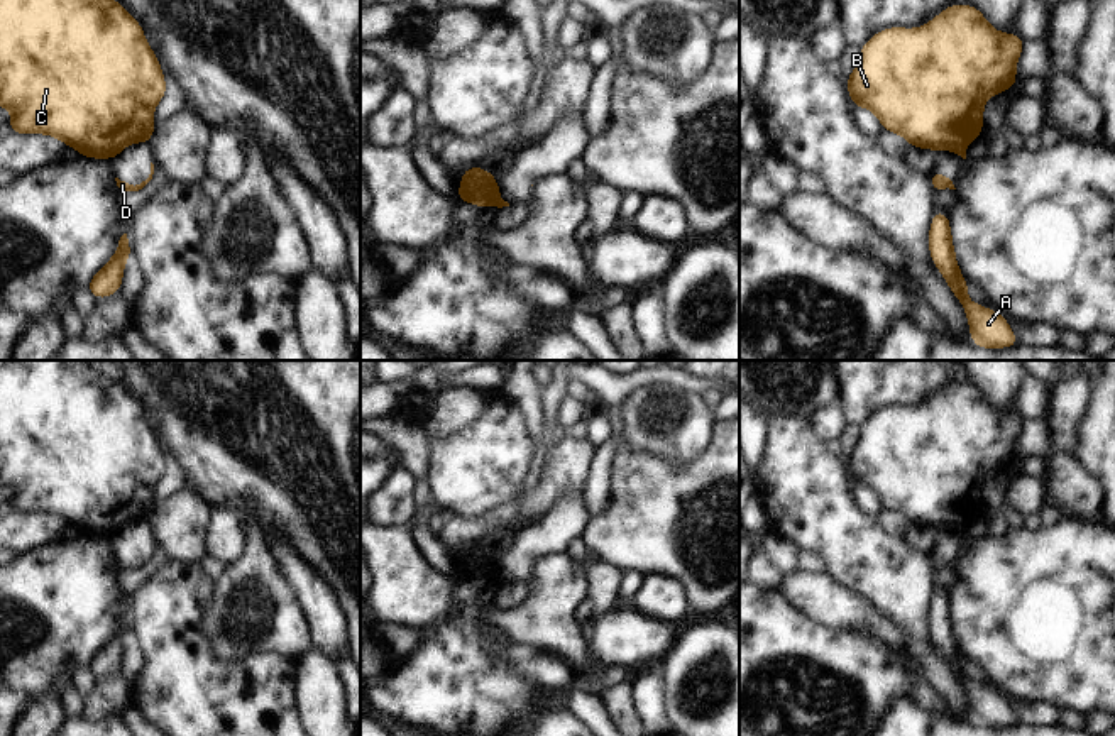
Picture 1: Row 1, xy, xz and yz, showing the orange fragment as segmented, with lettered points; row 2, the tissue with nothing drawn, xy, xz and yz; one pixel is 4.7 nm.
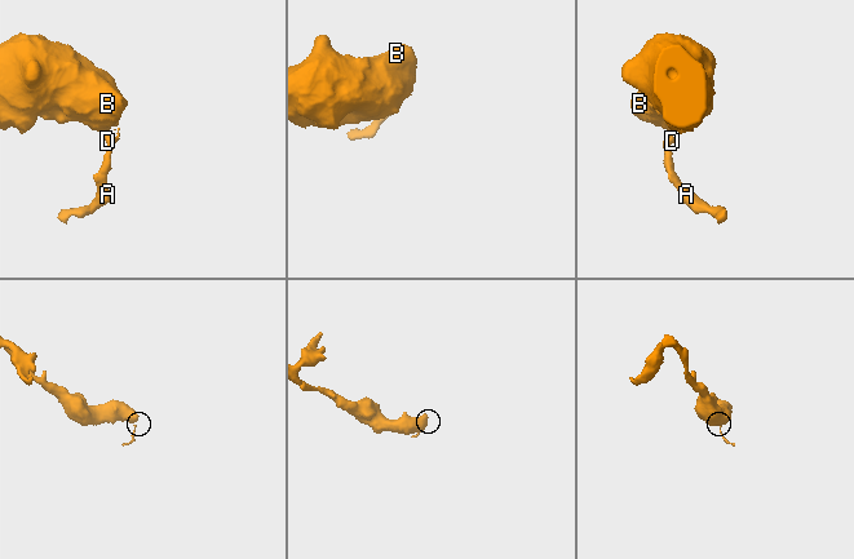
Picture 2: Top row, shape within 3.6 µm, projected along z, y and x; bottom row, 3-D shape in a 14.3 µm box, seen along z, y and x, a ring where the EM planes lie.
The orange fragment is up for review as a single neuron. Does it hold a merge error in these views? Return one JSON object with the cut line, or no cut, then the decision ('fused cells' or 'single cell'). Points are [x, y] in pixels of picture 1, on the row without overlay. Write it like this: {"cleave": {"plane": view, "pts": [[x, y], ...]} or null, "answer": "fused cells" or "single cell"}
{"cleave": {"plane": "yz", "pts": [[963, 527], [951, 528]]}, "answer": "fused cells"}

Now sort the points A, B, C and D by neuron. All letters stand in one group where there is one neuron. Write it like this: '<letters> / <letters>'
A D / B C

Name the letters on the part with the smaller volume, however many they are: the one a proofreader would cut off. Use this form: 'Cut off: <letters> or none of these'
Cut off: A, D

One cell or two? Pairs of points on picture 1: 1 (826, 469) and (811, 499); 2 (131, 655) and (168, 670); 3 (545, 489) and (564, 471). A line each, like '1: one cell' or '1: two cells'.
1: one cell
2: two cells
3: one cell

